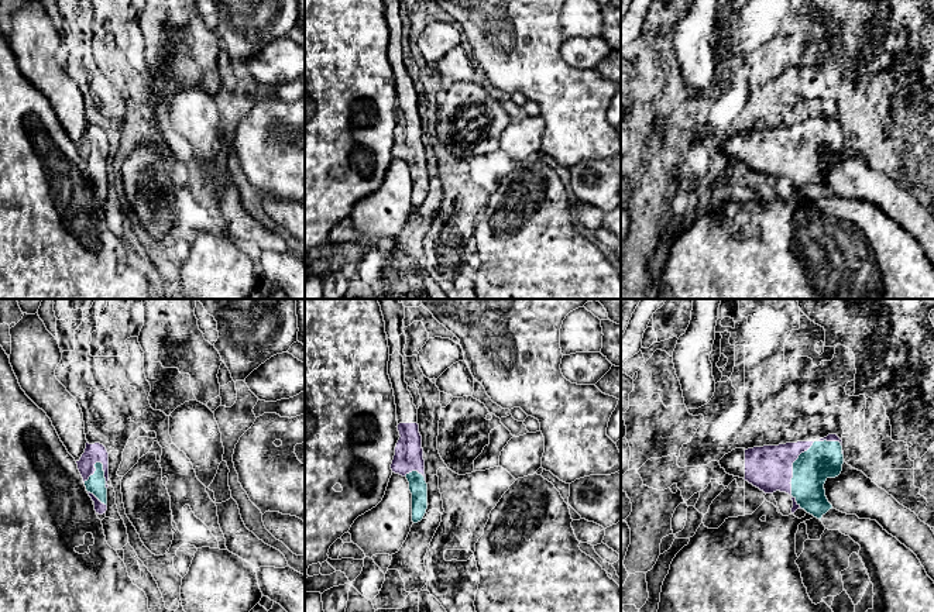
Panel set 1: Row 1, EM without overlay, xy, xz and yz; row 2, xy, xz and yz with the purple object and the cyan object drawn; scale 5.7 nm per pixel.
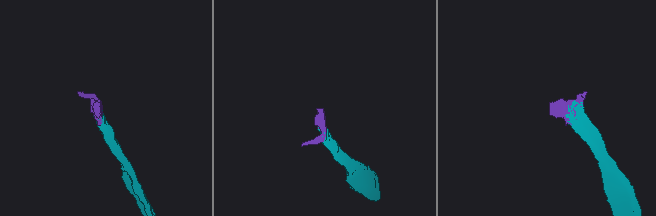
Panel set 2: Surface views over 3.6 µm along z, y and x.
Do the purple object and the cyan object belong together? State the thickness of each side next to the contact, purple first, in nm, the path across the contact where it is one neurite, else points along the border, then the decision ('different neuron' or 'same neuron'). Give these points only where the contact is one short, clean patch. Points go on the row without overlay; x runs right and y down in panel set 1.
260 nm thick on the purple side, 220 nm on the other; runs through yz (769, 152), (786, 152), (792, 158), (797, 152), (823, 144); same neuron

